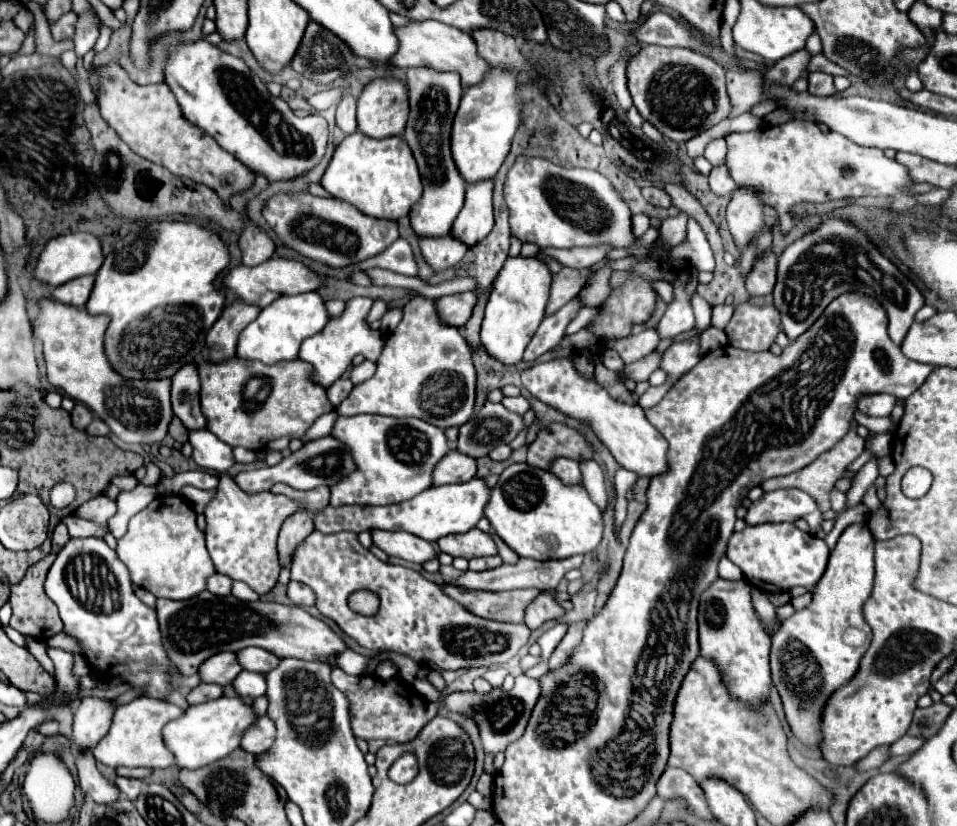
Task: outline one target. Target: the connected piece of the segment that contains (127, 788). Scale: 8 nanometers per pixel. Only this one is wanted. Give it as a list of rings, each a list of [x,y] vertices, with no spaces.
[[[116,778],[114,780],[114,784],[120,788],[120,792],[126,796],[126,798],[130,798],[132,802],[136,800],[136,796],[142,792],[142,788],[144,788],[144,782],[142,780],[134,780],[134,778]]]

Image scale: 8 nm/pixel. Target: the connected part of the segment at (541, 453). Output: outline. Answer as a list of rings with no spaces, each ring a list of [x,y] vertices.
[[[552,422],[548,428],[540,430],[538,438],[528,446],[526,462],[536,468],[550,470],[556,458],[572,458],[580,462],[580,458],[592,460],[592,454],[594,448],[584,434],[566,424]]]

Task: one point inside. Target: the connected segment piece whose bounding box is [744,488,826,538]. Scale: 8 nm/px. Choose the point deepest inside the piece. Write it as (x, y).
(788, 505)

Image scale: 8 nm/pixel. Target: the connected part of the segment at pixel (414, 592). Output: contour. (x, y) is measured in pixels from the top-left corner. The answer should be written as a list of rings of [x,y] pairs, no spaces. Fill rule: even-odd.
[[[312,532],[300,546],[300,552],[296,552],[290,576],[292,580],[308,584],[316,592],[316,608],[326,618],[334,620],[338,628],[362,648],[404,654],[420,666],[434,664],[438,670],[500,666],[514,658],[530,638],[530,628],[526,624],[472,616],[472,612],[452,600],[440,586],[426,580],[420,572],[384,564],[358,542],[356,532],[340,532],[336,536],[320,536],[320,532]],[[356,590],[368,590],[380,598],[374,616],[362,616],[348,608],[348,596]]]

